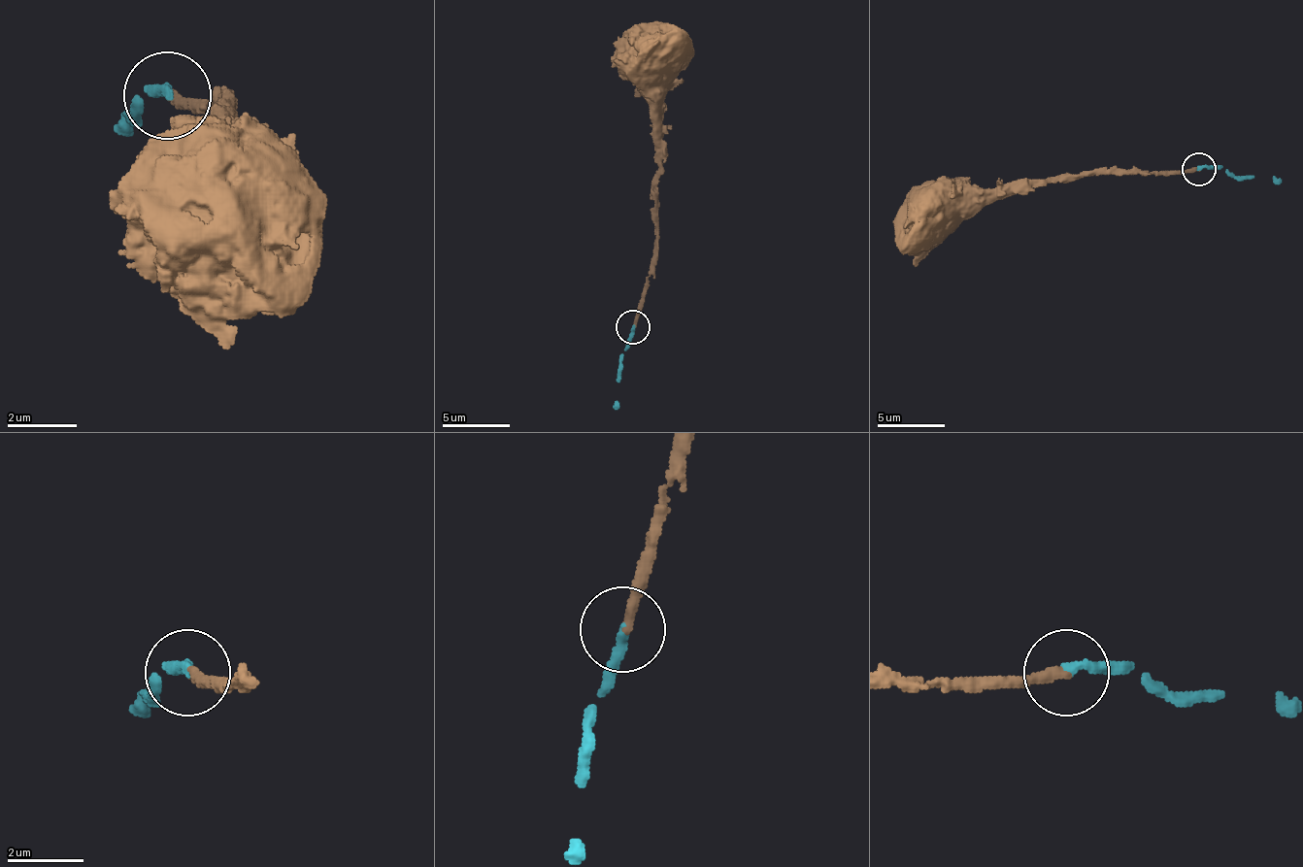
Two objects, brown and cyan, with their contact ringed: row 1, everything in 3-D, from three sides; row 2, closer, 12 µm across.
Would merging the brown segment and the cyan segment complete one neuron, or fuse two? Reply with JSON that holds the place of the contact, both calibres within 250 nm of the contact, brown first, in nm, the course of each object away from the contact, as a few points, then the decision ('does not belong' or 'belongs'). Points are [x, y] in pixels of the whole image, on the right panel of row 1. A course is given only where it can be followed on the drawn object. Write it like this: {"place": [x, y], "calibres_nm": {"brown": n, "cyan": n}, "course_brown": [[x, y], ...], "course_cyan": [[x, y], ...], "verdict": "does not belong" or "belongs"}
{"place": [1199, 169], "calibres_nm": {"brown": 280, "cyan": 280}, "course_brown": [[1200, 170], [1068, 173], [1038, 183], [998, 183], [981, 200], [934, 207]], "course_cyan": [[1200, 170], [1223, 166], [1237, 177], [1274, 177], [1281, 183]], "verdict": "belongs"}

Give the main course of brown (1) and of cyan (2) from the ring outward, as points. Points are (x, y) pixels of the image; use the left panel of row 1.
1: (169, 97), (213, 97), (230, 106), (230, 176), (213, 193)
2: (169, 97), (151, 88), (134, 115), (125, 115), (116, 132)

